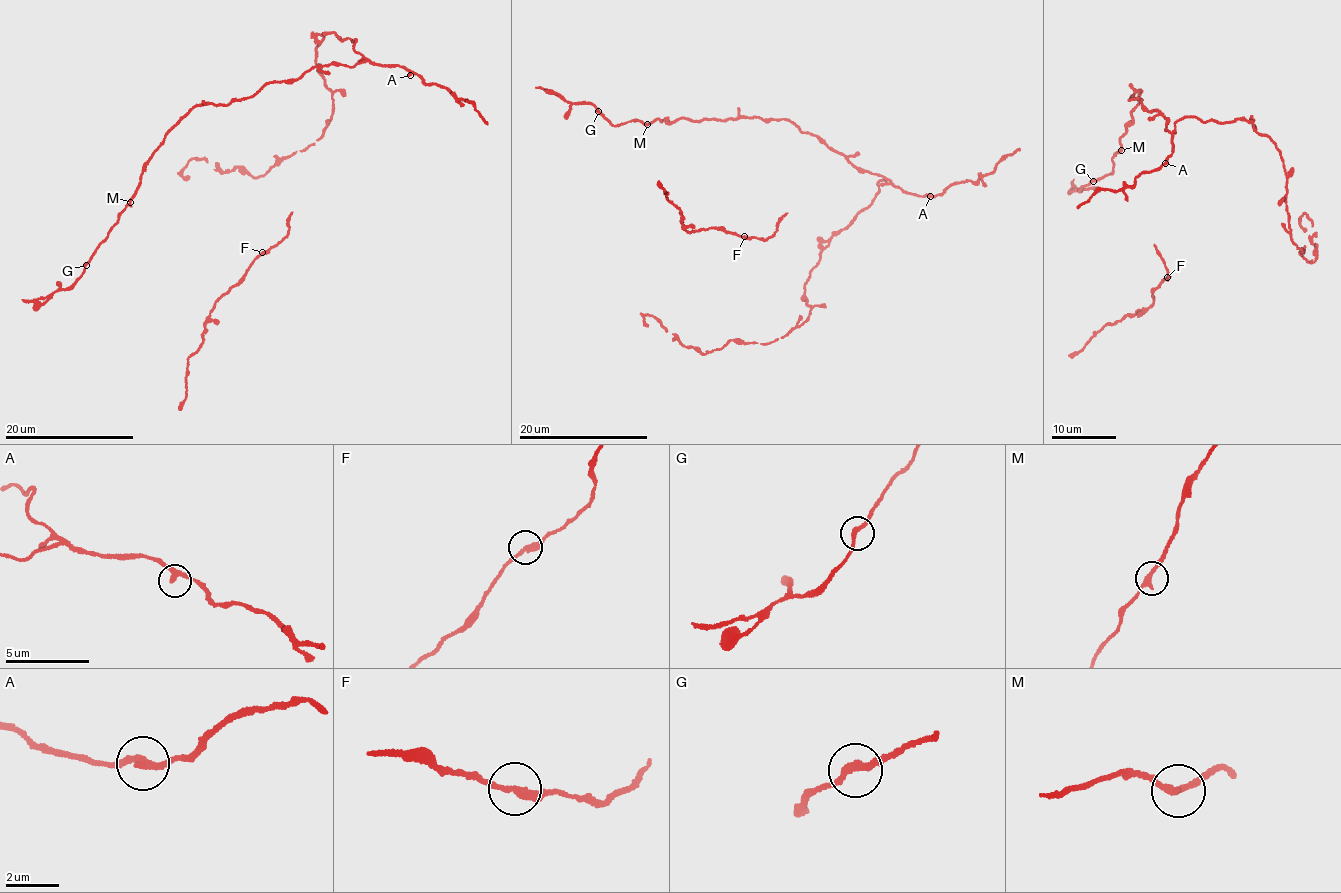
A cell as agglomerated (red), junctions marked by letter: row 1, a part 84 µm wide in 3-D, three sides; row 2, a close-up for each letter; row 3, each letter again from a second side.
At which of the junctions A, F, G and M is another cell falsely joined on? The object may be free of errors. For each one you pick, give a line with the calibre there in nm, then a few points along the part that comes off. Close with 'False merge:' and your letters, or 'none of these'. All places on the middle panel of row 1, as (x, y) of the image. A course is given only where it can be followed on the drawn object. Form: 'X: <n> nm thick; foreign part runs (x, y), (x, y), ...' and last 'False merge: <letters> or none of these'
False merge: none of these

